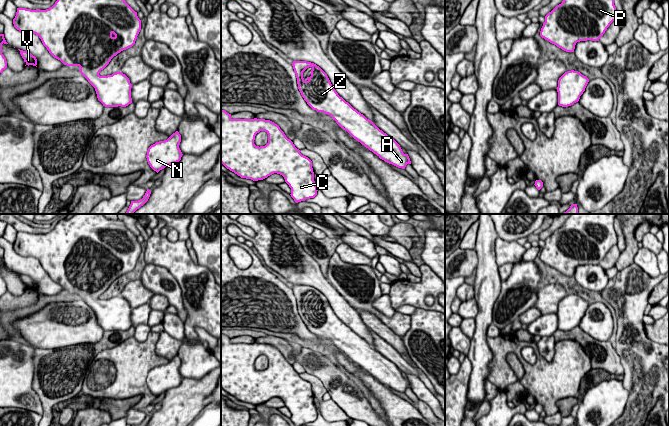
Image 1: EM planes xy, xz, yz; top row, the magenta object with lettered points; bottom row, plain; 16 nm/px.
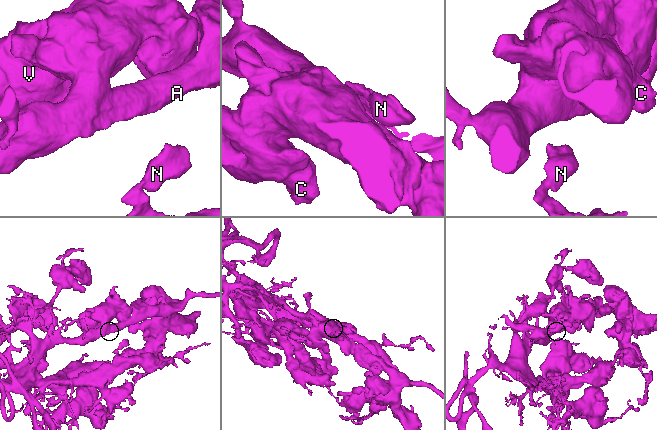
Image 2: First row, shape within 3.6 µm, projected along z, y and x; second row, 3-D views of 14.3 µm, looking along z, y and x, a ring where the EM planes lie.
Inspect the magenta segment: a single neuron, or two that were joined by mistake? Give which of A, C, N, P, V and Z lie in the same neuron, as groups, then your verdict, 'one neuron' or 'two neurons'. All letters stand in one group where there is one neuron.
A C N P V Z; one neuron

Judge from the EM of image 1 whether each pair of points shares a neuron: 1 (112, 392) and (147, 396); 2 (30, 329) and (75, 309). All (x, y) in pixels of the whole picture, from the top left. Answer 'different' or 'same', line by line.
1: same
2: same

